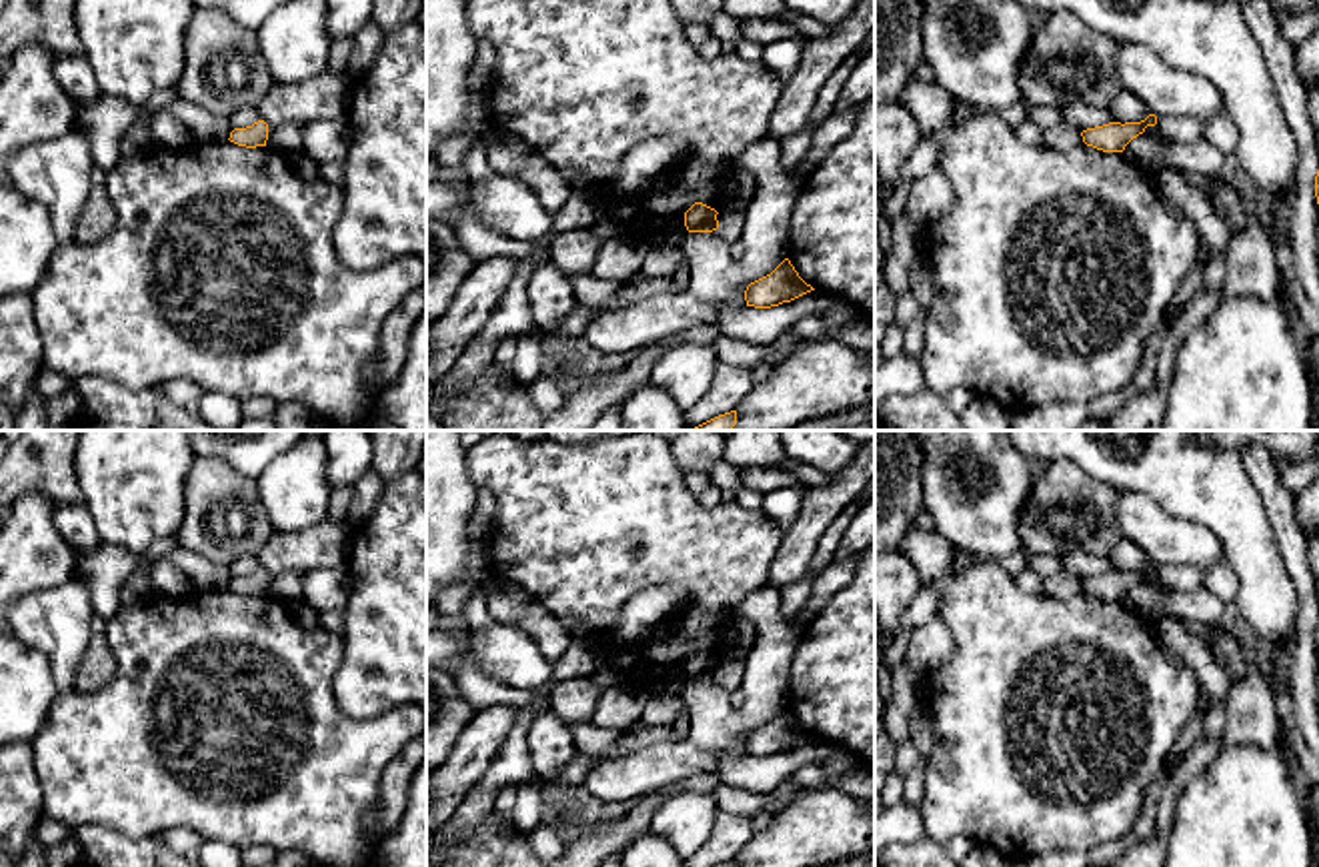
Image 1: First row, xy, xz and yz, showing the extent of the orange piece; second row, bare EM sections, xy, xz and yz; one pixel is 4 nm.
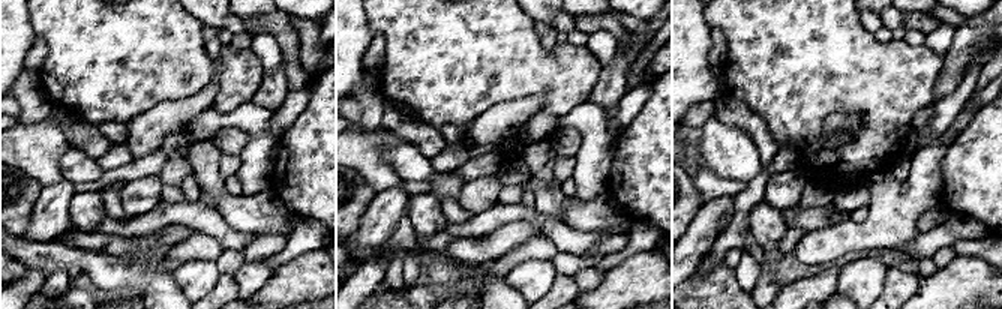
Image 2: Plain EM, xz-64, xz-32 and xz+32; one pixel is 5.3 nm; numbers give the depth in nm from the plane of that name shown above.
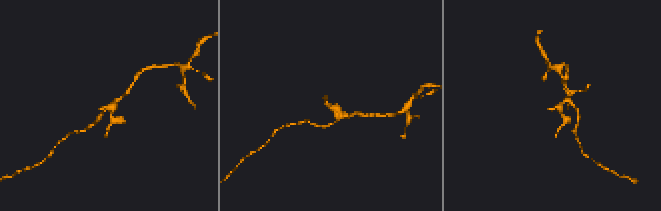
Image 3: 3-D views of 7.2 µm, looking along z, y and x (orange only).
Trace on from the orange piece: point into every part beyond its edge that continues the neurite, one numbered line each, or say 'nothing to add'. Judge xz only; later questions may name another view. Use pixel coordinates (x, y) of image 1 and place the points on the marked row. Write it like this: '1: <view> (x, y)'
nothing to add

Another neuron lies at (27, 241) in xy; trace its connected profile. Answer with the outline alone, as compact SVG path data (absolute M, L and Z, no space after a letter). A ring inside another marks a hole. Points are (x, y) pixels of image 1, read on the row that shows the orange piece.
M0 184L0 298L34 290L56 248L46 206Z

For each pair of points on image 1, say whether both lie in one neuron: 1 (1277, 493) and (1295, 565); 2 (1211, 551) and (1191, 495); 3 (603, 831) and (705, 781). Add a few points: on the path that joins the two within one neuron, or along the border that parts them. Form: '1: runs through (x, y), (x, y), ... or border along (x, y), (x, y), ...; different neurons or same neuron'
1: runs through (1279, 511), (1293, 547); same neuron
2: border along (1157, 503), (1201, 521), (1225, 557); different neurons
3: runs through (629, 825), (657, 797), (679, 787); same neuron

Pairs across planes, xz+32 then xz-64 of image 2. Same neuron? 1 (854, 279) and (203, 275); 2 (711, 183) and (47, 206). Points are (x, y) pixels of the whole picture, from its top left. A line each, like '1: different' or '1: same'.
1: same
2: different

